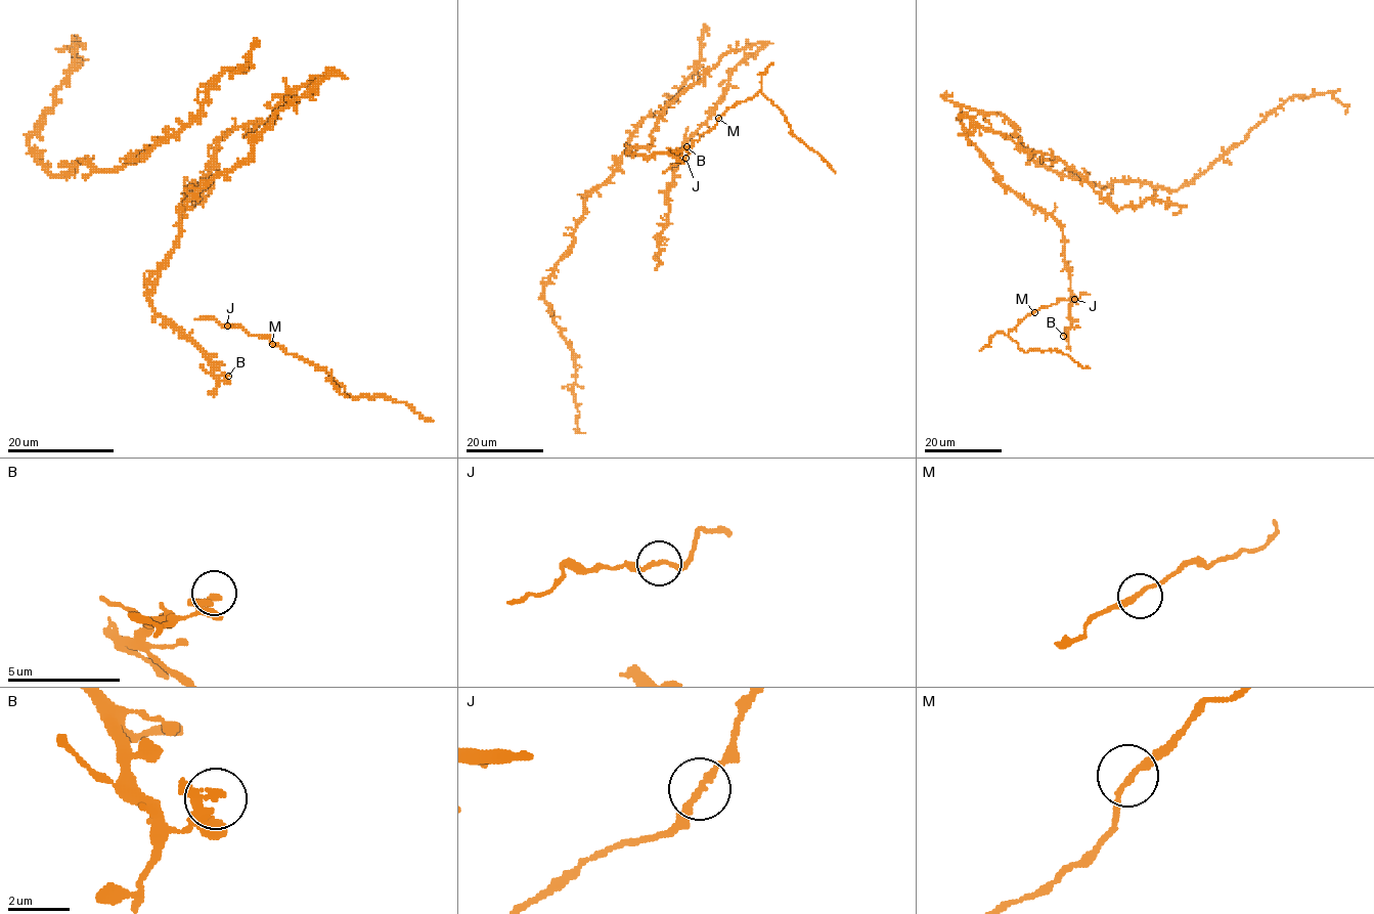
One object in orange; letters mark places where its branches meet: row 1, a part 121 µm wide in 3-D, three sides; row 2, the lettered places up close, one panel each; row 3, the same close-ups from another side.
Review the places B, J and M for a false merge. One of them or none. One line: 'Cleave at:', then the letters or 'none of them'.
Cleave at: none of them

